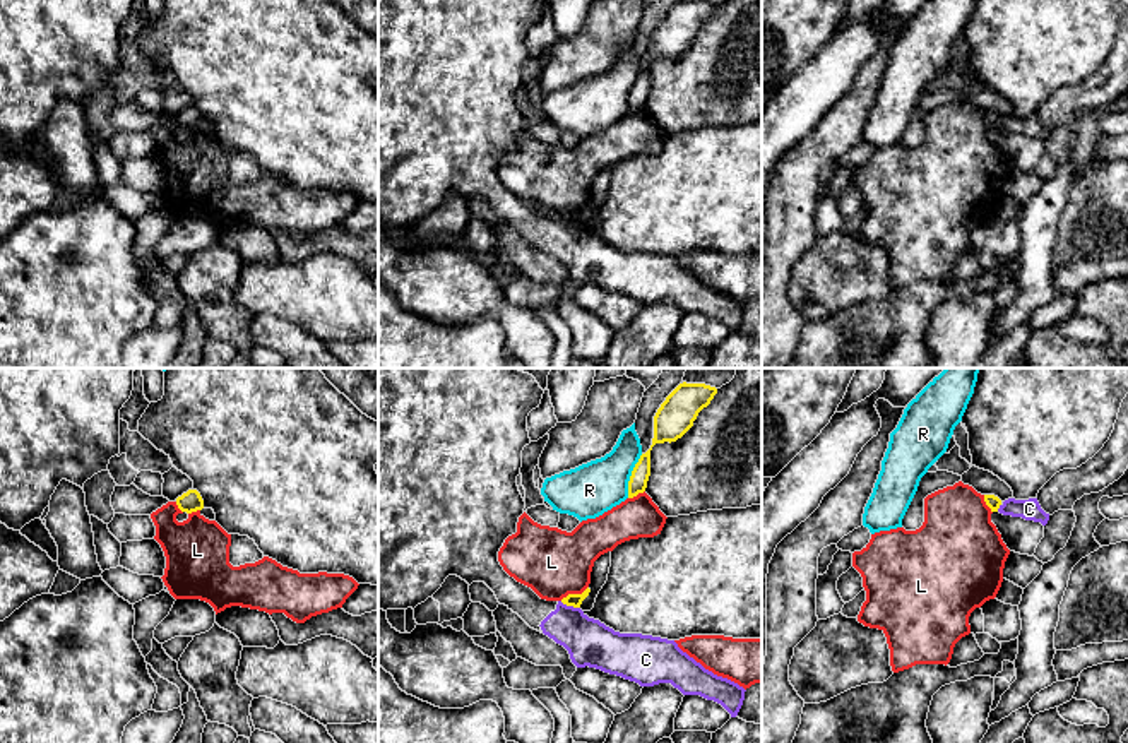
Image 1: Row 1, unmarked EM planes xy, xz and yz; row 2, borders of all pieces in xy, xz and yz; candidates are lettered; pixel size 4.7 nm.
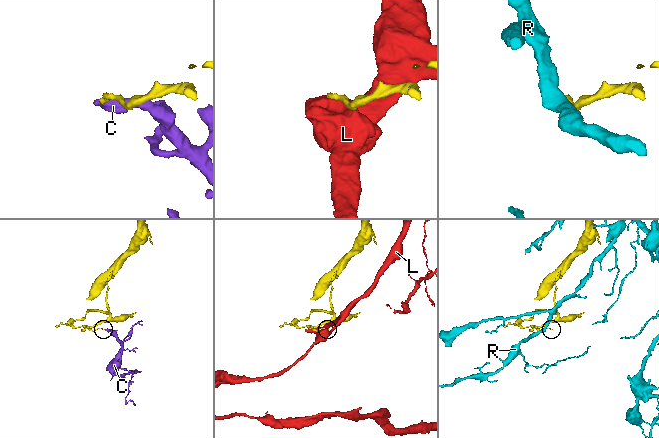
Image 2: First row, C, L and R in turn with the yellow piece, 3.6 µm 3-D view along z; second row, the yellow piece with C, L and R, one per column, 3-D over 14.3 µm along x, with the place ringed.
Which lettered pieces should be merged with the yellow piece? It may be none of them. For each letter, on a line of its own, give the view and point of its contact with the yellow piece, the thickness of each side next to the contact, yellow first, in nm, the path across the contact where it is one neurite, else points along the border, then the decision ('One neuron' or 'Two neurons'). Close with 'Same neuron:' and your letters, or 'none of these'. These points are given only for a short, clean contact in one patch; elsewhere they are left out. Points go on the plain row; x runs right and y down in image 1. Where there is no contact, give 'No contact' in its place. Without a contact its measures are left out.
C: Touches yellow at xz (570, 221). Thickness 60 nm (yellow) against 220 nm. Boundary: xz (560, 218), (579, 225). Two neurons
L: Touches yellow at xz (574, 211). Thickness 60 nm (yellow) against 320 nm. Two neurons
R: Touches yellow at xz (630, 93). Thickness 90 nm (yellow) against 260 nm. Two neurons
Same neuron: none of these

